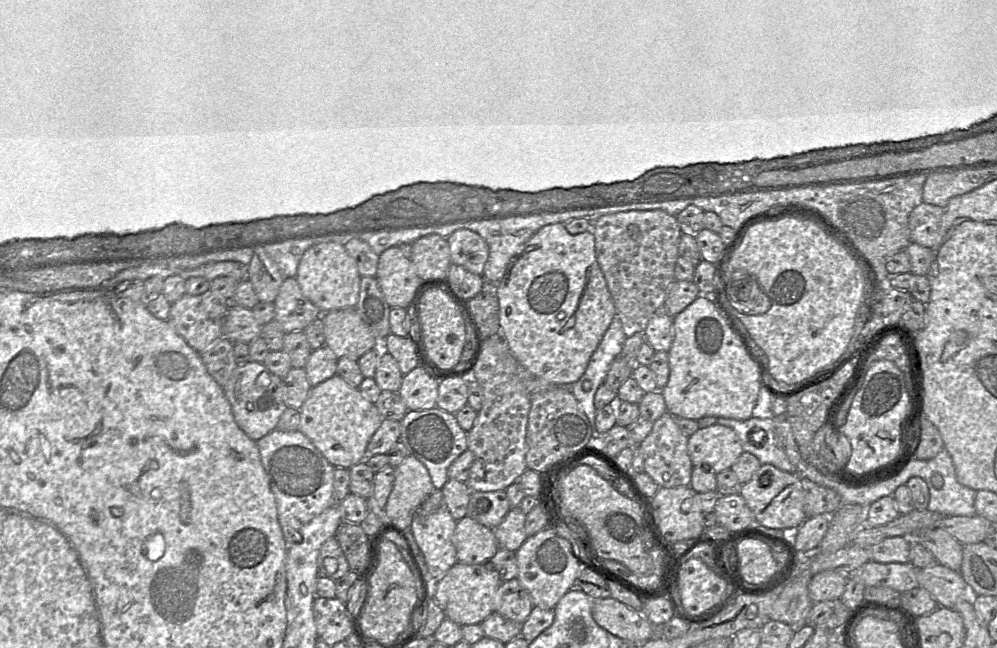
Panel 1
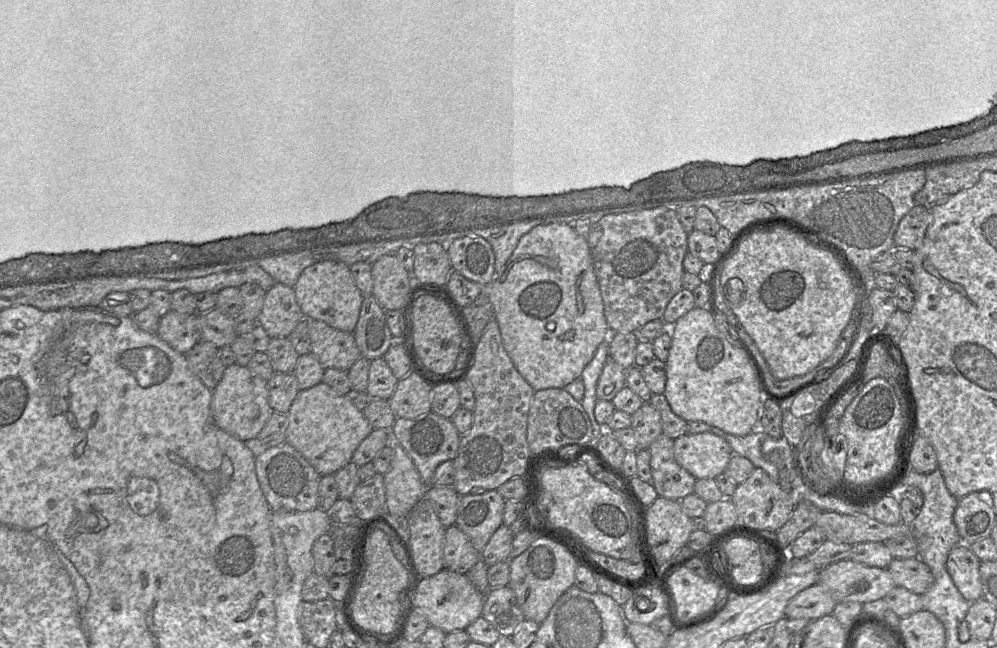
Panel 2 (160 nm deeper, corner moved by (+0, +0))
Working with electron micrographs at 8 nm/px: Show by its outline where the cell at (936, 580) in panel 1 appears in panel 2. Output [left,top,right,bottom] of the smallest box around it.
[887,557,933,595]

